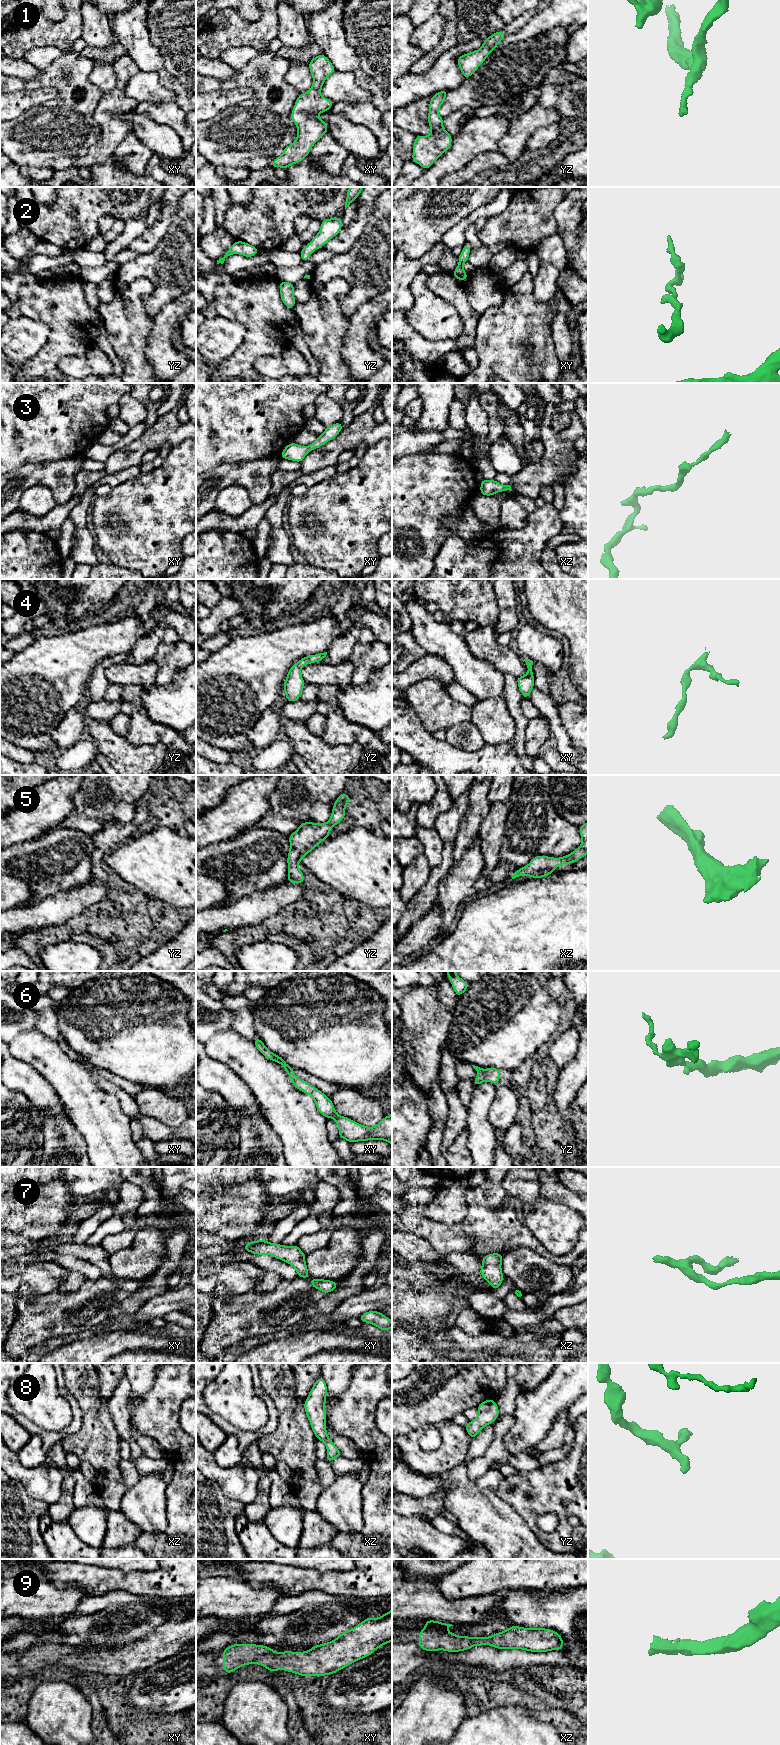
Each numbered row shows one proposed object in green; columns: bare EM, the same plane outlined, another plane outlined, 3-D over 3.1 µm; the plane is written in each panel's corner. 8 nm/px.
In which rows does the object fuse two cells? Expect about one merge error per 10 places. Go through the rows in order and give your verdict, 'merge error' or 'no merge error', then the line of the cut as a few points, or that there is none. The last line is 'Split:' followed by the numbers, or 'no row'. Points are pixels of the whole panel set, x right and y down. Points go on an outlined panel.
1: no merge error; no cut
2: no merge error; no cut
3: no merge error; no cut
4: no merge error; no cut
5: no merge error; no cut
6: no merge error; no cut
7: no merge error; no cut
8: no merge error; no cut
9: no merge error; no cut
Split: no row

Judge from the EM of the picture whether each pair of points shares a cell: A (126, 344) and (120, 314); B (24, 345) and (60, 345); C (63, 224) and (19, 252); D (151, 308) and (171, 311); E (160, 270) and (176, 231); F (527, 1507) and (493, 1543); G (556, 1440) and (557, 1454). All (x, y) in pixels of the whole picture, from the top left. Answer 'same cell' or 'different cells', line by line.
A: same cell
B: different cells
C: different cells
D: different cells
E: same cell
F: different cells
G: different cells

